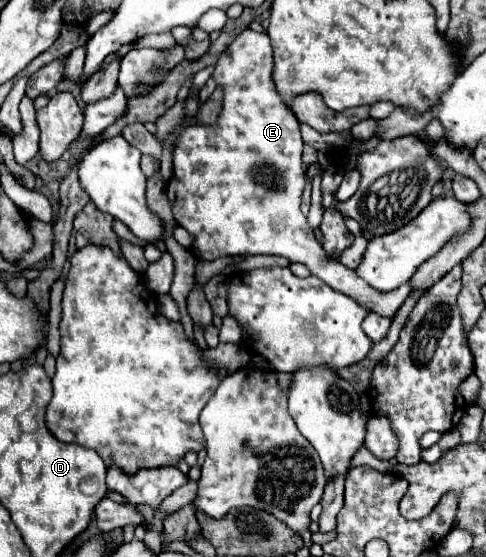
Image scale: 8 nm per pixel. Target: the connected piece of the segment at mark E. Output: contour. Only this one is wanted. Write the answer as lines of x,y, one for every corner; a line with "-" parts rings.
246,28
220,56
212,78
224,86
224,106
212,126
186,126
178,138
174,150
174,178
166,182
166,196
172,204
172,214
176,224
184,226
194,240
194,256
200,260
216,260
230,254
274,254
284,256
290,262
300,262
308,270
322,278
332,290
344,292
346,296
358,300
364,308
384,318
392,318
402,302
410,294
410,284
402,284
394,292
378,292
370,288
354,270
346,268
336,260
328,260
320,242
314,238
306,216
300,212
300,196
306,182
306,172
302,164
302,136
294,114
282,104
274,82
272,82
272,44
266,32
258,34

